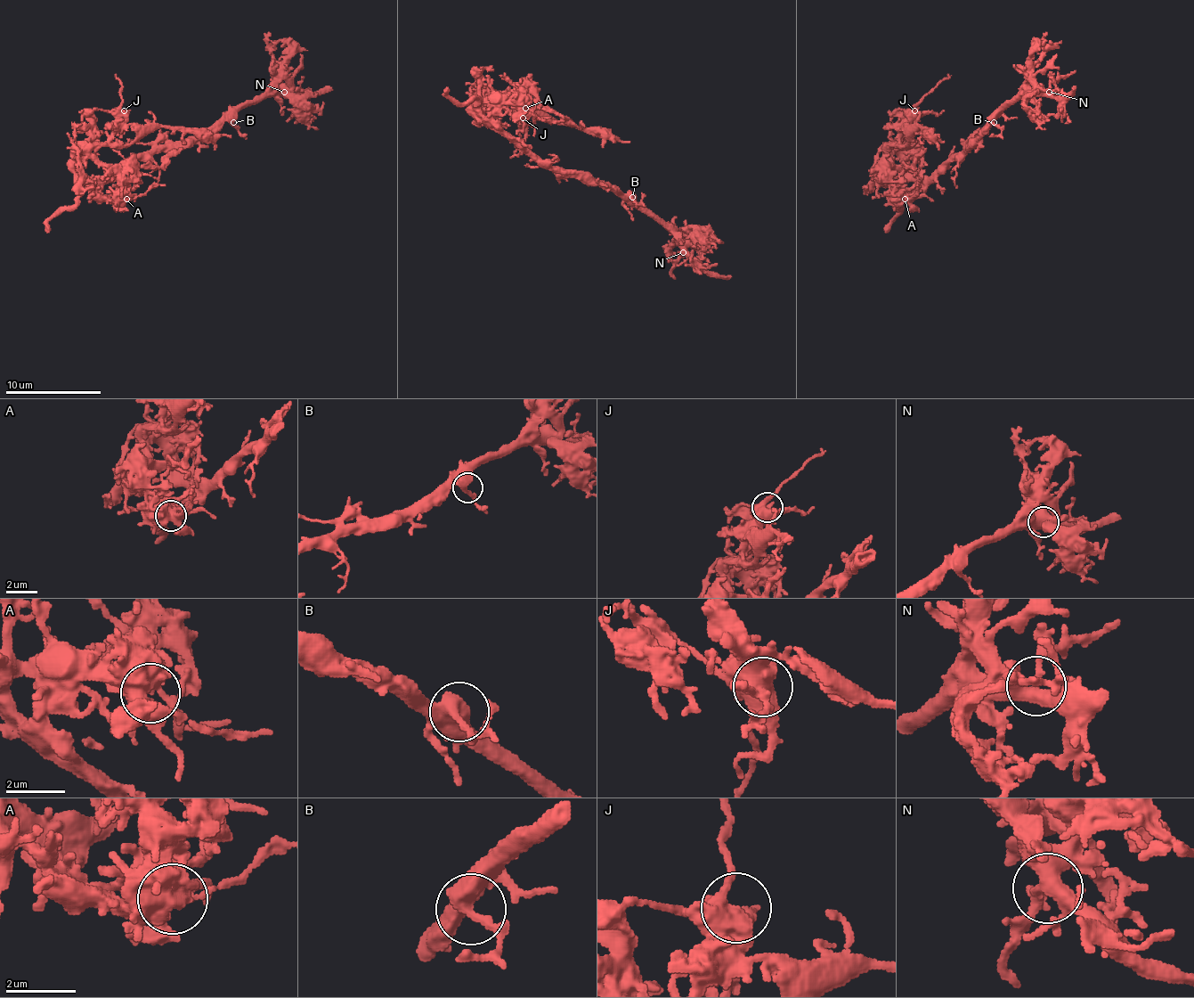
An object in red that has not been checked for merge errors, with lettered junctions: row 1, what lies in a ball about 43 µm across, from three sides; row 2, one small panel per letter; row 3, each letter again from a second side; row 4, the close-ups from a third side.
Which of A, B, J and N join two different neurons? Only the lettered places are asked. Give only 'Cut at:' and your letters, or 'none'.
Cut at: none

